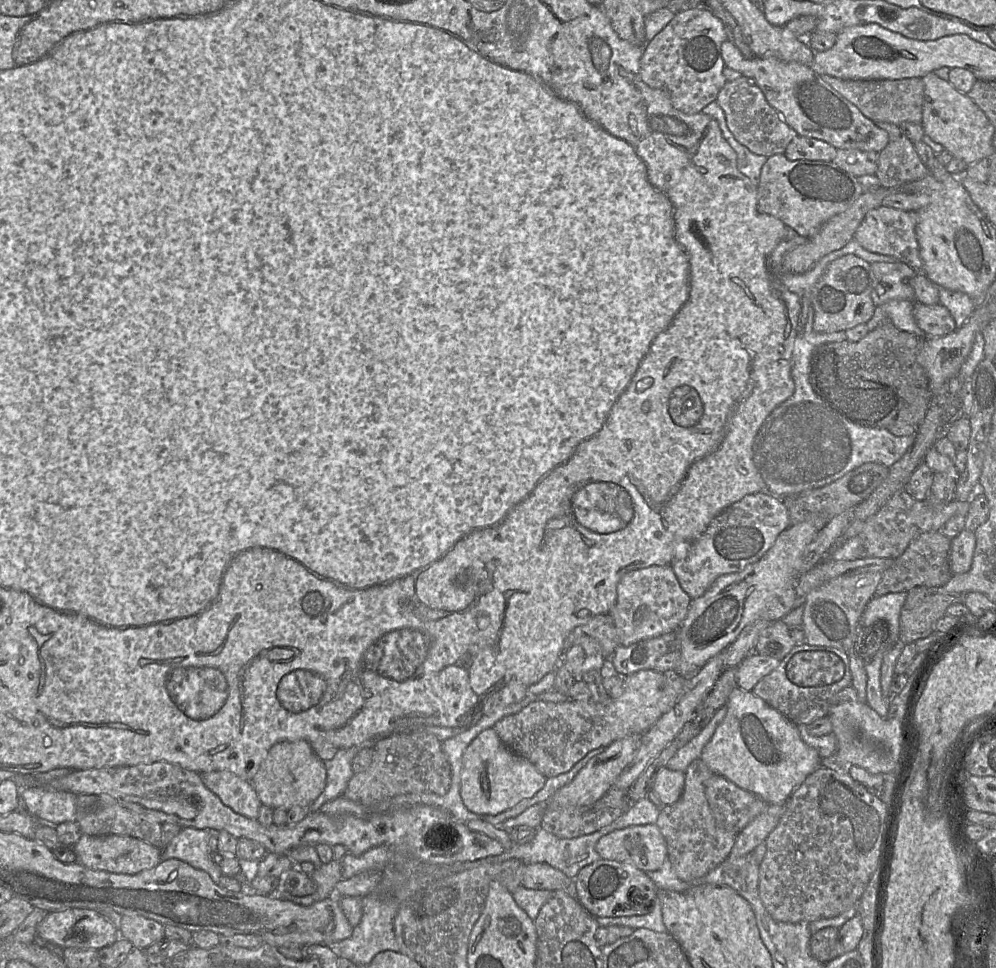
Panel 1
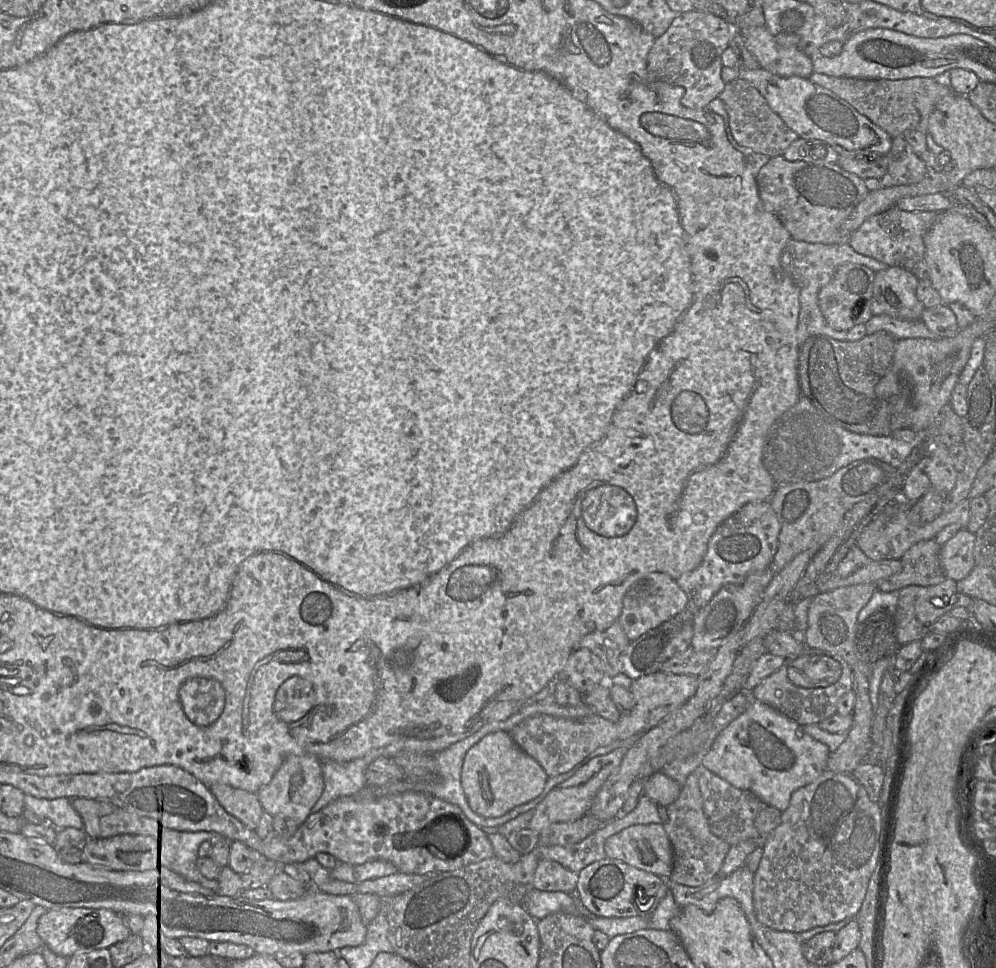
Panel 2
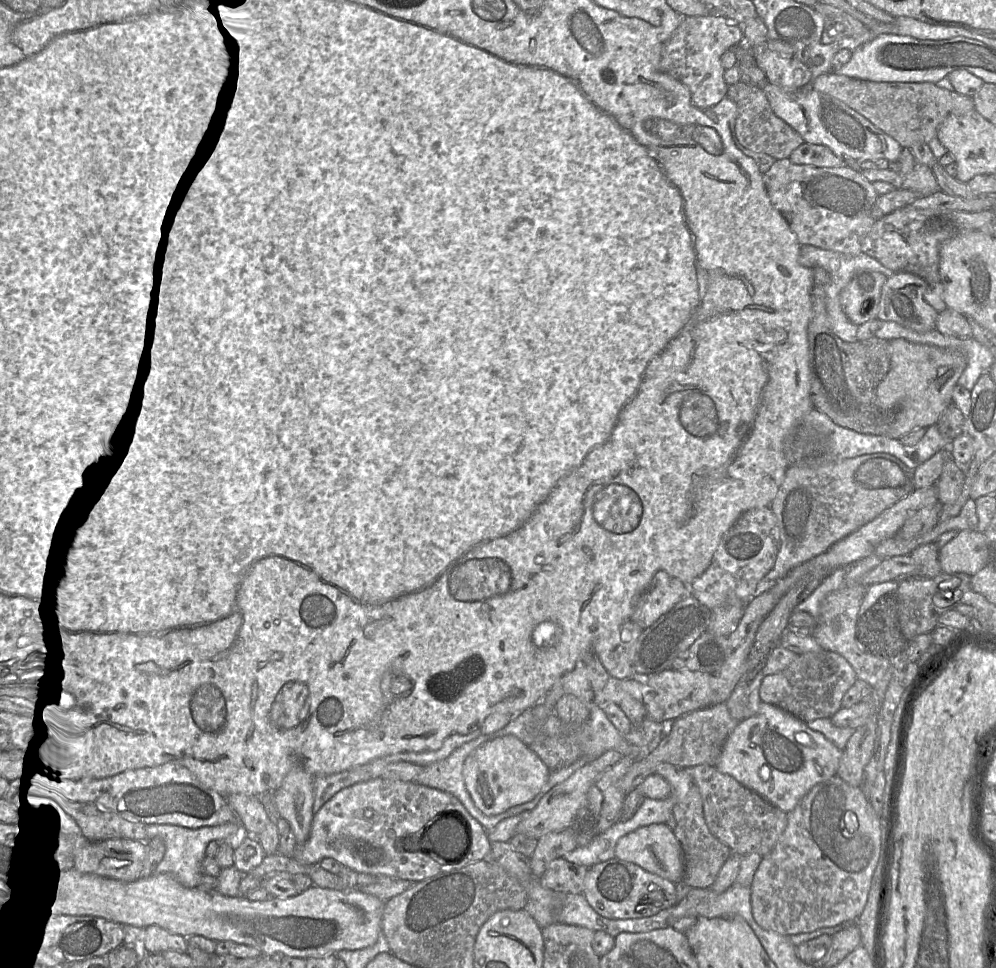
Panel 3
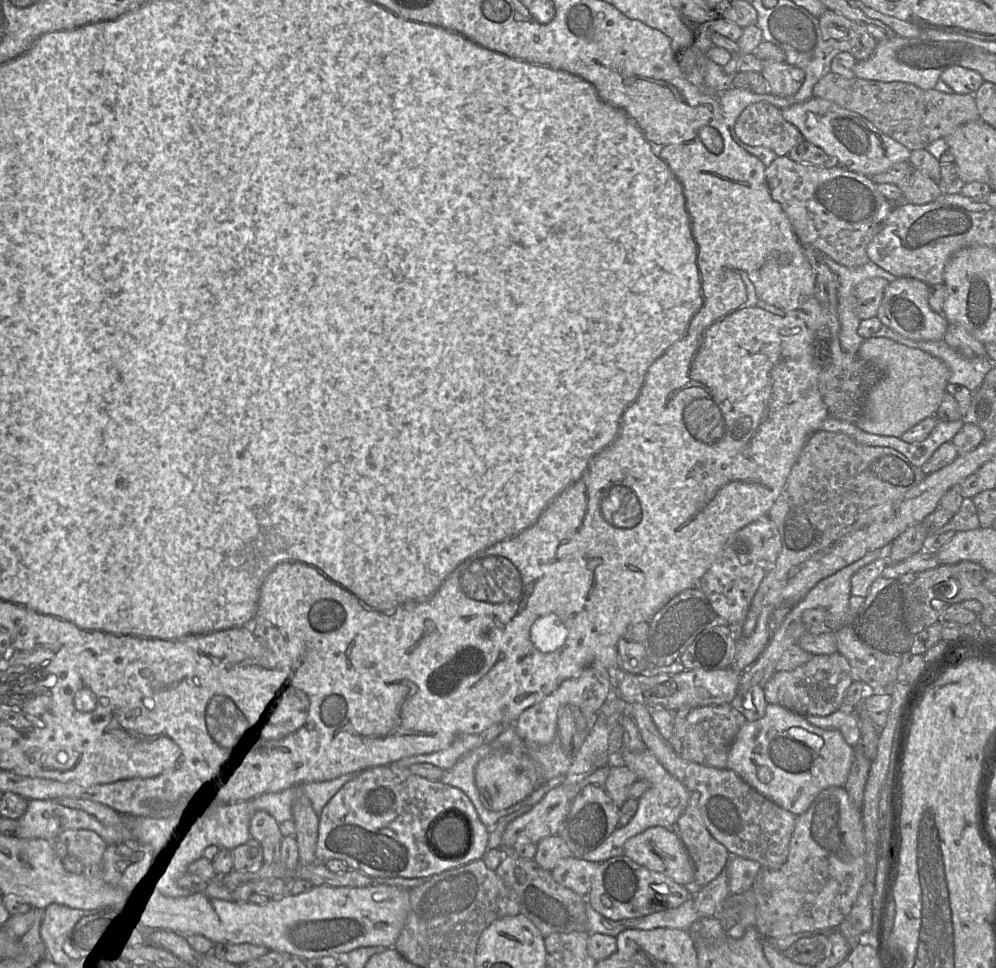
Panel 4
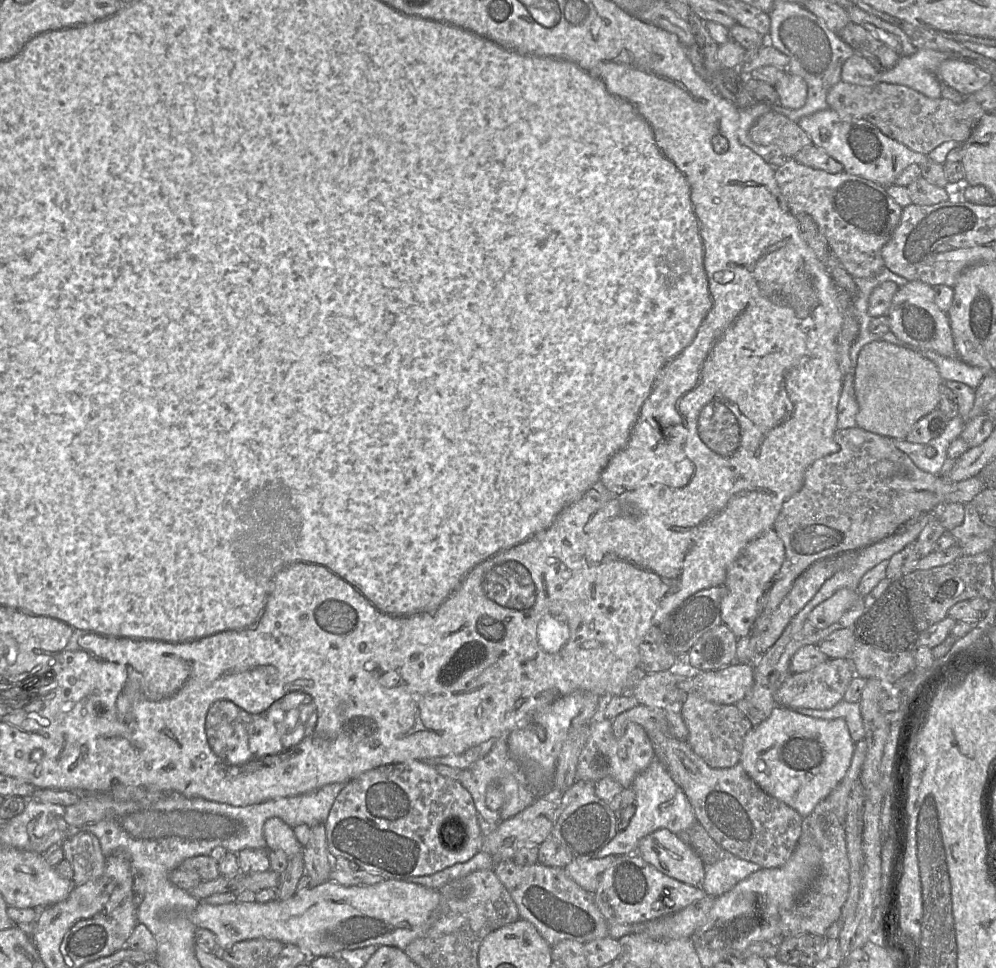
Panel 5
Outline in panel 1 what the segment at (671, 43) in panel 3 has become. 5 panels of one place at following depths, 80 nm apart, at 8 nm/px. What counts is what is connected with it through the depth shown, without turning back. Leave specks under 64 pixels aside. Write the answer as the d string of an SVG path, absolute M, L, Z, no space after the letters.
M684 9L644 45L640 60L642 81L654 89L665 90L677 110L696 114L717 99L727 82L721 56L721 44L728 39L723 22L711 12L701 9Z

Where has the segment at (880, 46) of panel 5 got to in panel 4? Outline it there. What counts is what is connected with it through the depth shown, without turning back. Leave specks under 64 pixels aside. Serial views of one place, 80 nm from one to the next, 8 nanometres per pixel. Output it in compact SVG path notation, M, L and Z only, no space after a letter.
M830 9L819 17L819 21L824 35L850 44L851 54L857 61L866 60L874 53L878 41L864 26Z

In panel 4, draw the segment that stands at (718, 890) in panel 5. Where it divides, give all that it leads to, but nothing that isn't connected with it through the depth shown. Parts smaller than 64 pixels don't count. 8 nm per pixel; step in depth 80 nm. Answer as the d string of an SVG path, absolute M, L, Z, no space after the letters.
M730 855L724 870L729 881L729 894L740 894L751 889L761 870L761 864L737 855Z

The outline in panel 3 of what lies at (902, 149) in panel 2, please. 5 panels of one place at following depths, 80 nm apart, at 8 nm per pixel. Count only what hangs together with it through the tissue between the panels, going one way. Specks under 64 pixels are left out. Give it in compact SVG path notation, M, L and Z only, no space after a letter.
M903 148L898 159L900 171L892 184L897 189L907 189L929 196L940 191L930 166L919 163L909 148Z

